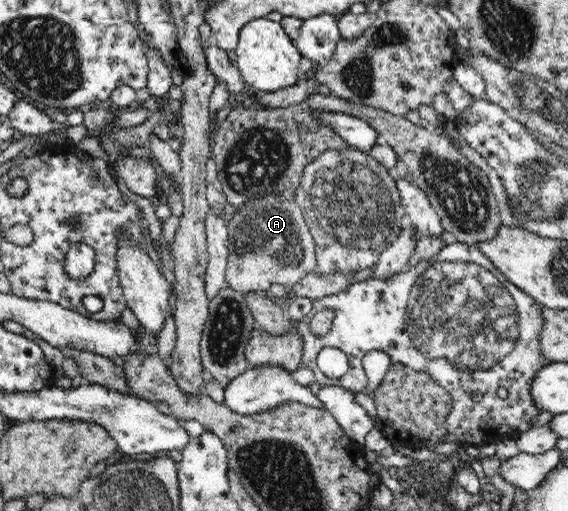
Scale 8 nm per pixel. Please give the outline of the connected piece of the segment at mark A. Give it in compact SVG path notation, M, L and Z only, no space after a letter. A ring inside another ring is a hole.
M259 196L241 210L230 210L227 221L229 255L224 282L229 288L243 295L268 293L273 284L283 285L288 290L315 271L315 244L294 197Z

